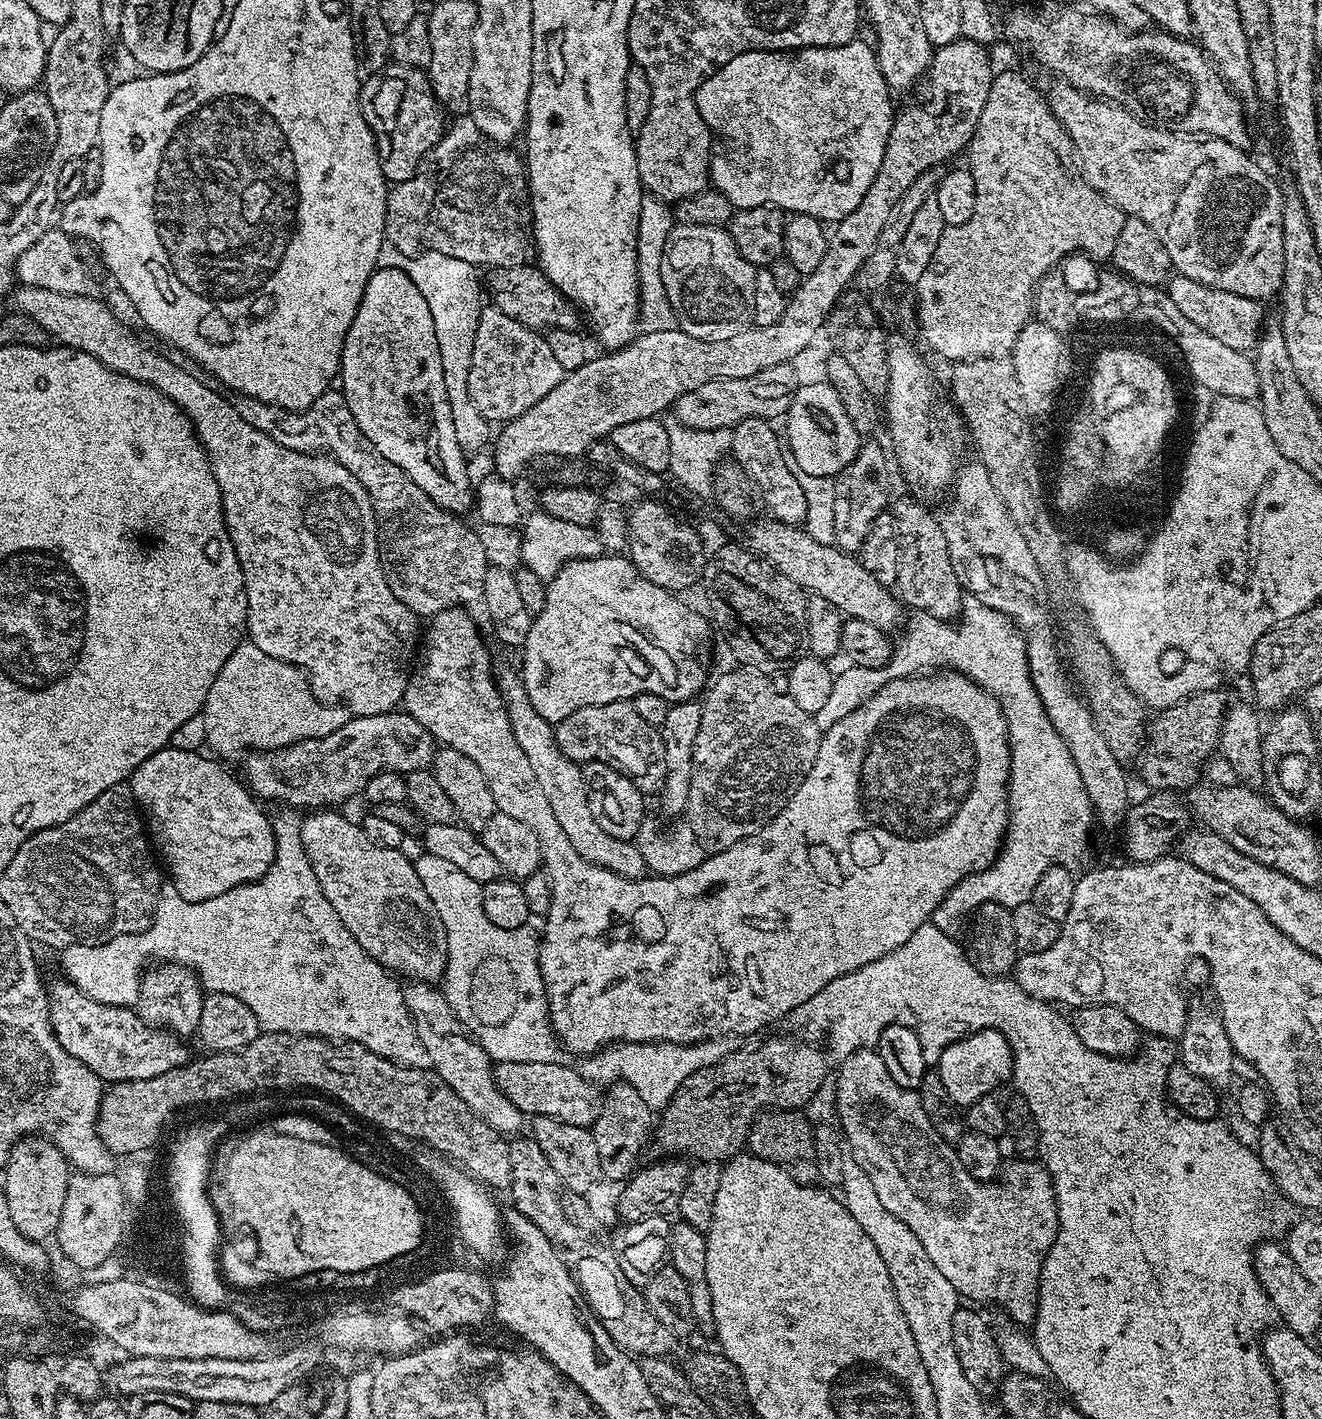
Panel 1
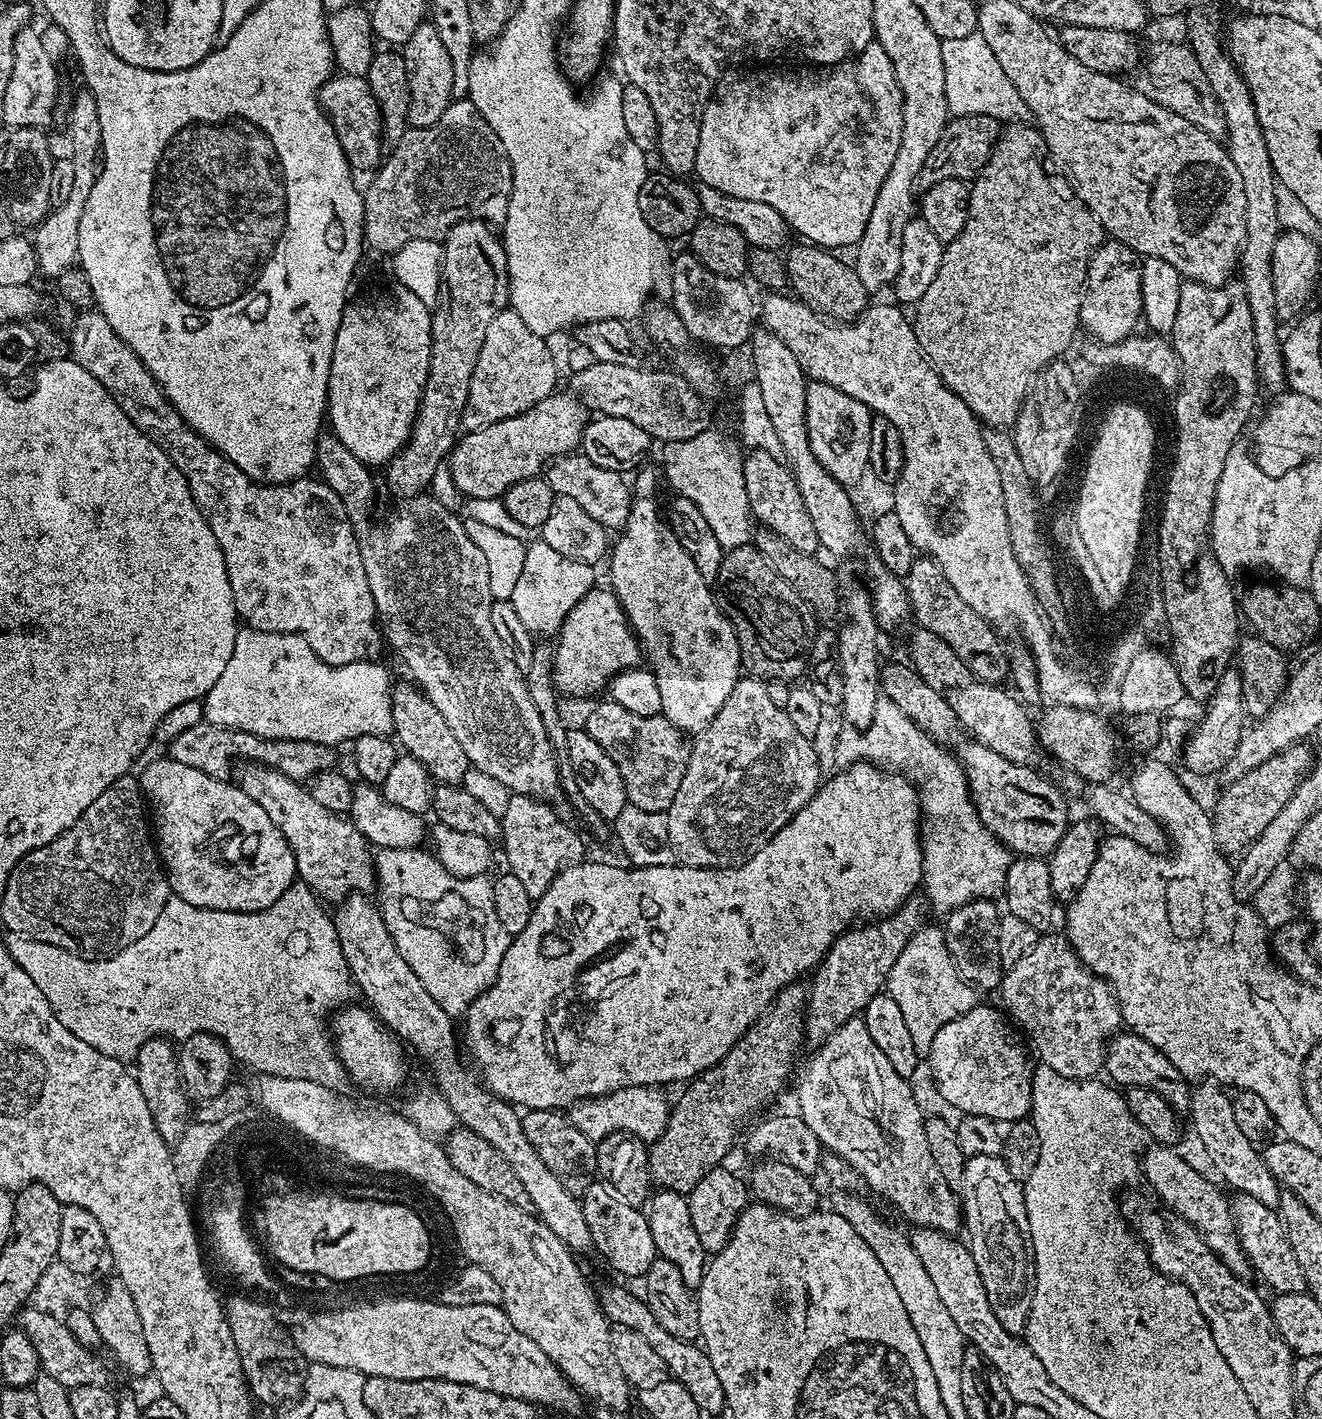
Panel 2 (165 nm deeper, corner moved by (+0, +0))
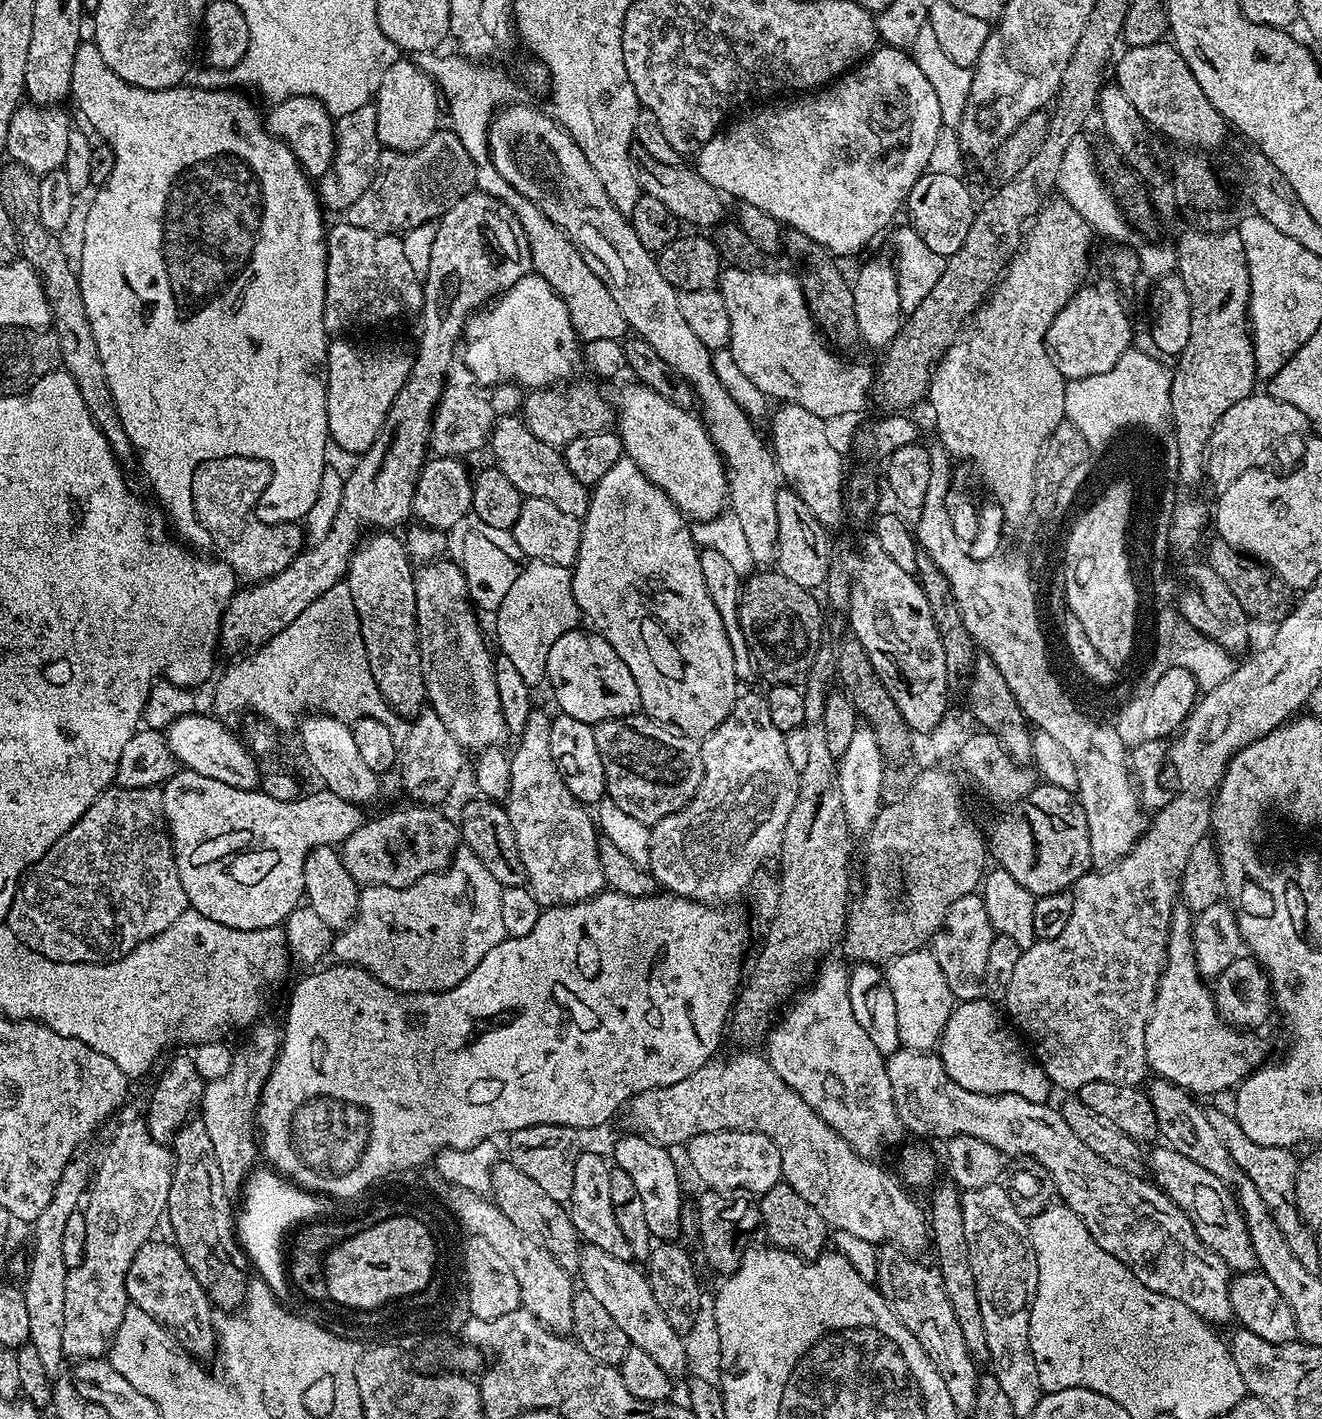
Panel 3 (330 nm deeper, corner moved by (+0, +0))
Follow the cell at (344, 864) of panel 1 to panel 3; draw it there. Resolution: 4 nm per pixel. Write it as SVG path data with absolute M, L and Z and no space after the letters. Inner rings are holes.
M193 712L174 721L166 730L168 745L177 761L189 771L216 778L236 789L254 790L260 782L259 759L245 741L224 726L219 717Z

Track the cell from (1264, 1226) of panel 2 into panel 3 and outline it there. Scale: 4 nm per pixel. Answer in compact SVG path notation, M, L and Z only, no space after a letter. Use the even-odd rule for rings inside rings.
M1163 1147L1154 1149L1148 1156L1151 1179L1156 1187L1188 1215L1198 1238L1202 1238L1204 1245L1214 1250L1214 1254L1222 1257L1233 1273L1257 1271L1254 1246L1250 1242L1239 1199L1229 1181L1218 1178L1218 1174L1206 1170L1206 1166L1198 1166L1198 1162L1186 1158L1186 1154L1178 1154L1176 1148Z

